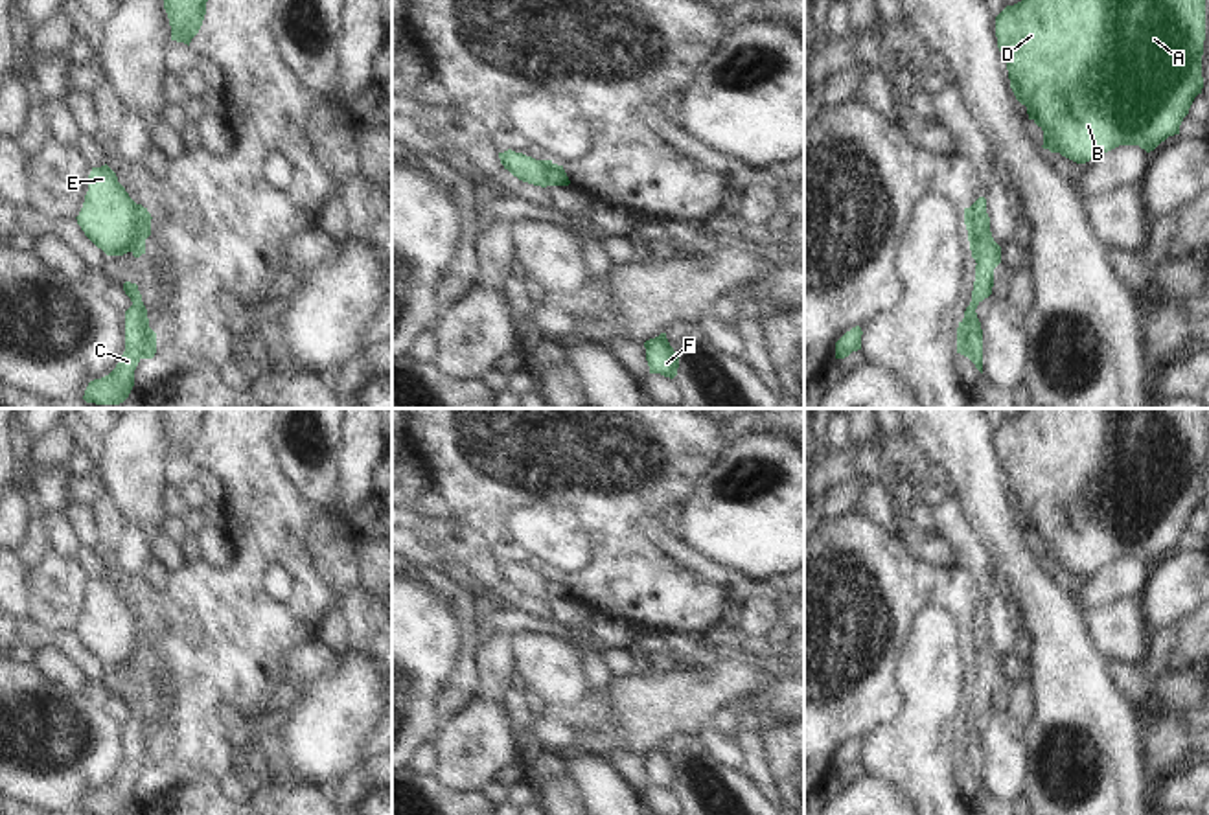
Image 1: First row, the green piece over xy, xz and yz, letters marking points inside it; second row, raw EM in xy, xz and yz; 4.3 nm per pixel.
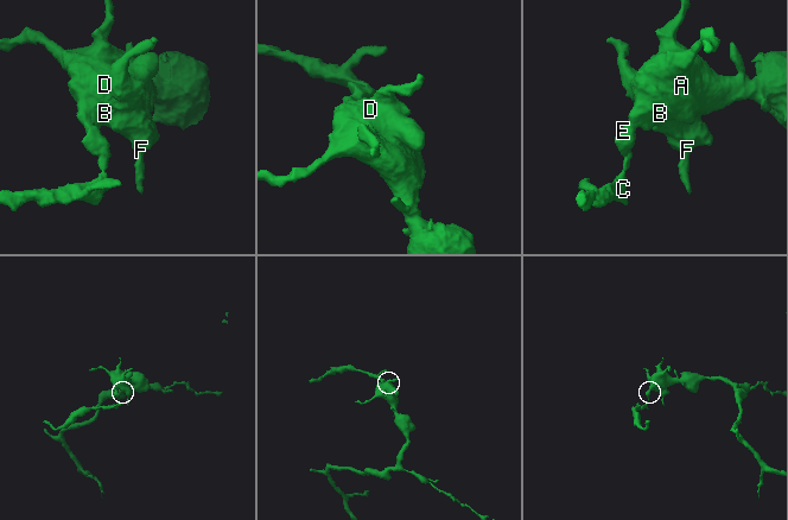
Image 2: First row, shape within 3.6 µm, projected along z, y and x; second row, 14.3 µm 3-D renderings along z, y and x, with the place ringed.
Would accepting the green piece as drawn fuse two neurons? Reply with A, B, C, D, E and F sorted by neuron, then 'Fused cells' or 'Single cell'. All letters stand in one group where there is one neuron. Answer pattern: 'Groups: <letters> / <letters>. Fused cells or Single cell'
Groups: A B D E F / C. Fused cells

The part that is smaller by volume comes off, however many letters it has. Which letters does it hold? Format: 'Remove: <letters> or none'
Remove: C

